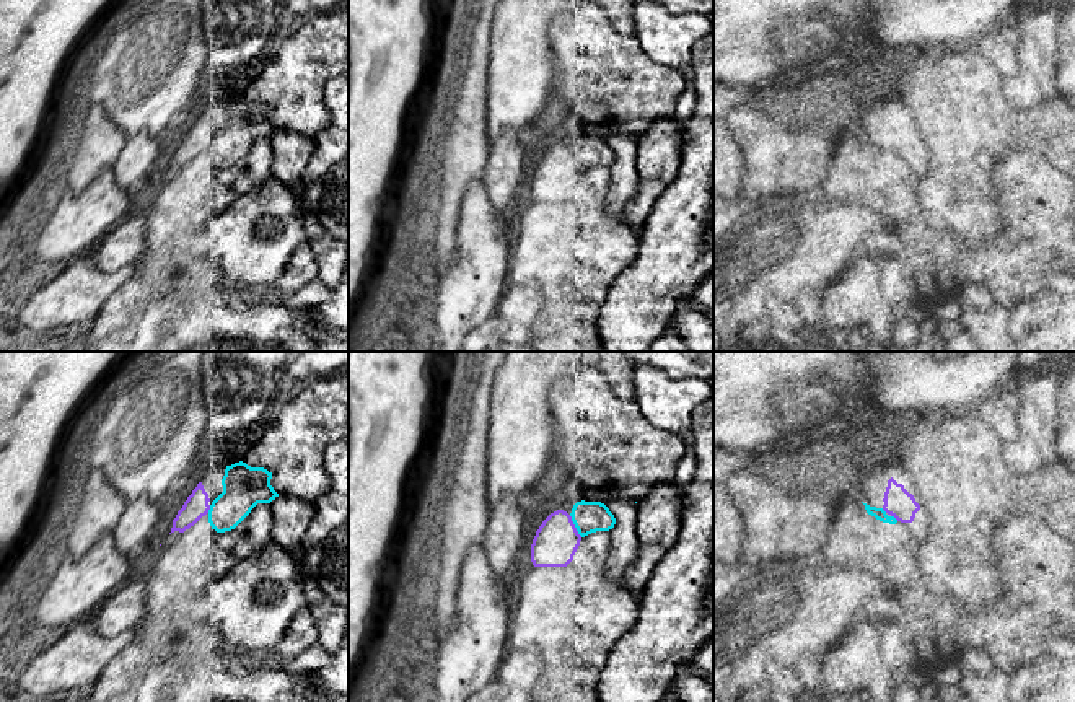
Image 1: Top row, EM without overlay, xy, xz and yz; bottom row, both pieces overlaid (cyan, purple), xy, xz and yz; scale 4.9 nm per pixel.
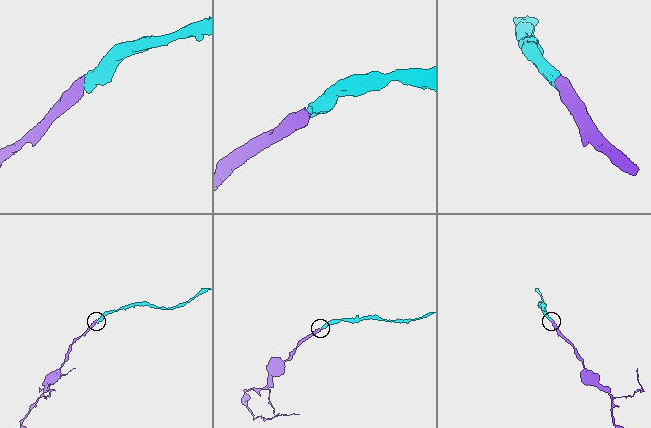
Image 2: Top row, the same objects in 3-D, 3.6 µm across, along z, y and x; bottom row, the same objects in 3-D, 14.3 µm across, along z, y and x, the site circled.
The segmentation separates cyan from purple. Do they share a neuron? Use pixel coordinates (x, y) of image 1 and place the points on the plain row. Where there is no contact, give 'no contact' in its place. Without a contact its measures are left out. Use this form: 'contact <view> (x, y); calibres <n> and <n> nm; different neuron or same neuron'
contact xz (575, 162); calibres 160 and 220 nm; same neuron

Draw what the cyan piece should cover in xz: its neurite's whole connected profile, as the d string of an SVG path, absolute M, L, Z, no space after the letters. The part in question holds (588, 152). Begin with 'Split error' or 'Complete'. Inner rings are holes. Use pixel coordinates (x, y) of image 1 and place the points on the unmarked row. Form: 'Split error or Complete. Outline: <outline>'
Split error. Outline: M577 137L570 150L557 145L536 166L531 197L534 202L567 202L585 171L609 166L614 160L614 150L601 137Z

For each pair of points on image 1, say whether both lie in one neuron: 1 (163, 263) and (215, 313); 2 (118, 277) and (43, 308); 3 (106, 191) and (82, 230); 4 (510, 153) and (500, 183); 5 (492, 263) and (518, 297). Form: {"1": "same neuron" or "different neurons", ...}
{"1": "different neurons", "2": "same neuron", "3": "same neuron", "4": "same neuron", "5": "different neurons"}

